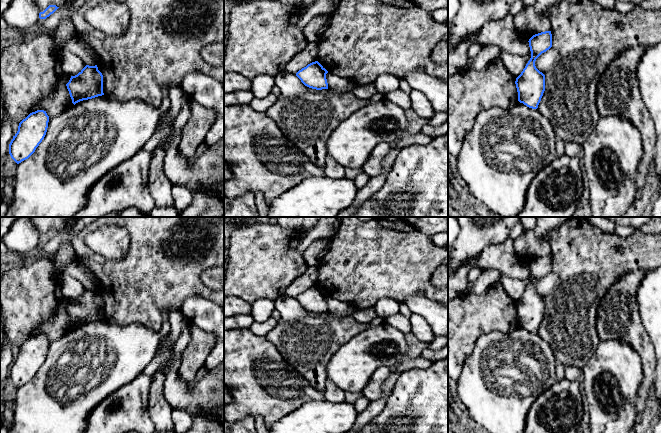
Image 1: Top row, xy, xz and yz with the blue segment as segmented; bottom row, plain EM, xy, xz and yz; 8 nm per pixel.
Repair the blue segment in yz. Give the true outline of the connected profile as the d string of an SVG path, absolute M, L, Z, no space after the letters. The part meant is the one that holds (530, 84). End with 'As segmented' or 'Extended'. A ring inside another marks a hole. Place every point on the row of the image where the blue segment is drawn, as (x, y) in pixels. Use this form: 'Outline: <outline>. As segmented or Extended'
Outline: M551 31L533 35L529 39L531 58L515 84L518 92L518 101L529 108L537 109L545 91L545 75L536 66L536 59L552 47Z. As segmented

